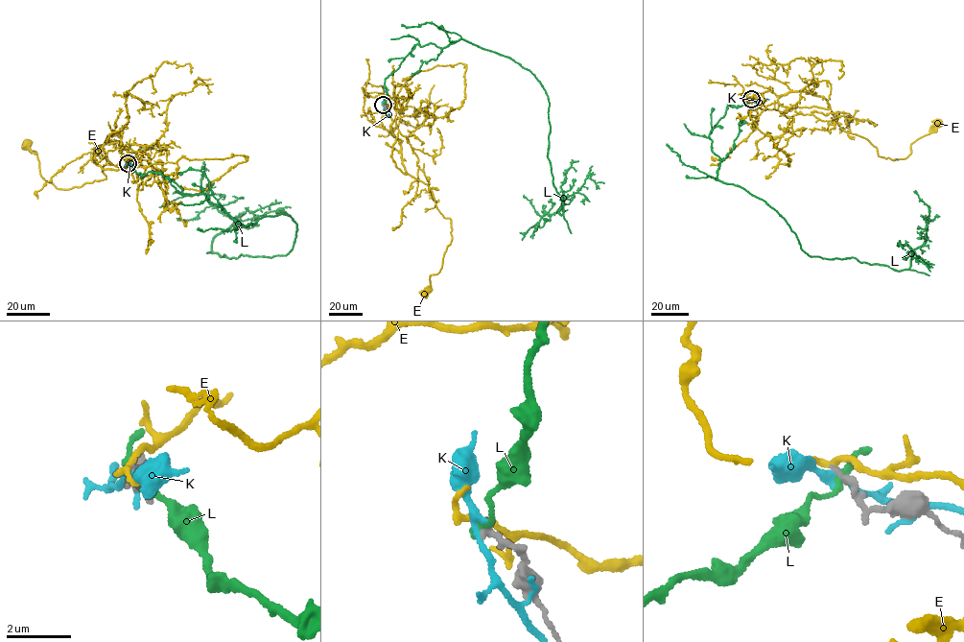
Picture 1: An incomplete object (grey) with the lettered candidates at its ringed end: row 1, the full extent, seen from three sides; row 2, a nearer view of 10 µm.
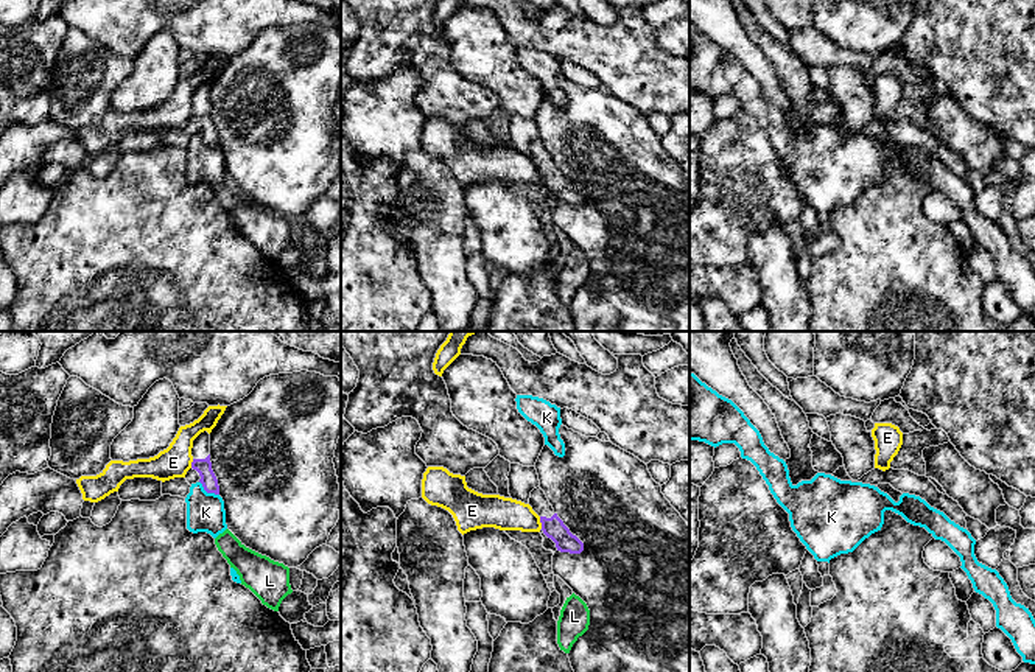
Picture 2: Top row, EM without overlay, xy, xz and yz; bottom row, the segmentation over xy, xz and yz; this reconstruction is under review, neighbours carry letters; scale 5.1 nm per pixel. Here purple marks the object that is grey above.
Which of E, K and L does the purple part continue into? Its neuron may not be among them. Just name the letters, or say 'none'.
none

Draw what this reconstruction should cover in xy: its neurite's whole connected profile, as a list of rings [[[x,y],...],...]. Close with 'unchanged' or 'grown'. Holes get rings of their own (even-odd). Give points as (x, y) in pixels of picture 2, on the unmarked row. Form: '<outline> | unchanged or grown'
[[[207,82],[201,84],[193,92],[191,107],[191,120],[199,124],[199,134],[202,135],[204,142],[207,145],[219,146],[218,131],[210,114],[210,86]]] | grown

